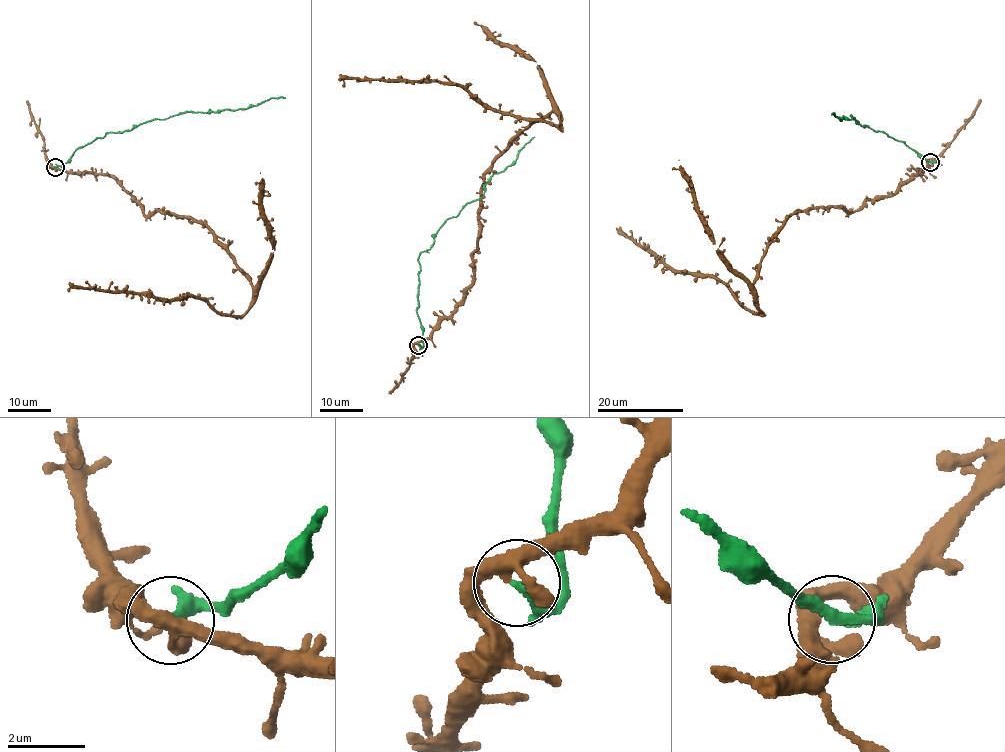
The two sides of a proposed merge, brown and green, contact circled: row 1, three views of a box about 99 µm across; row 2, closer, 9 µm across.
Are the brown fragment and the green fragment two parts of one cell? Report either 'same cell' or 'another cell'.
another cell

